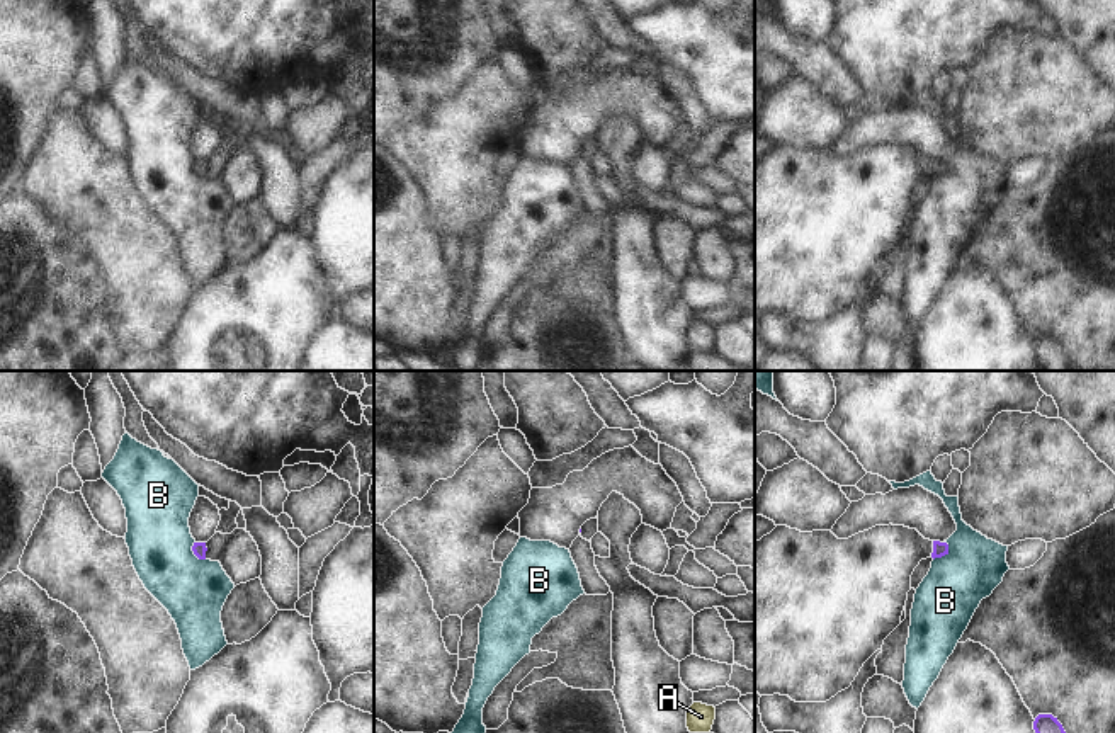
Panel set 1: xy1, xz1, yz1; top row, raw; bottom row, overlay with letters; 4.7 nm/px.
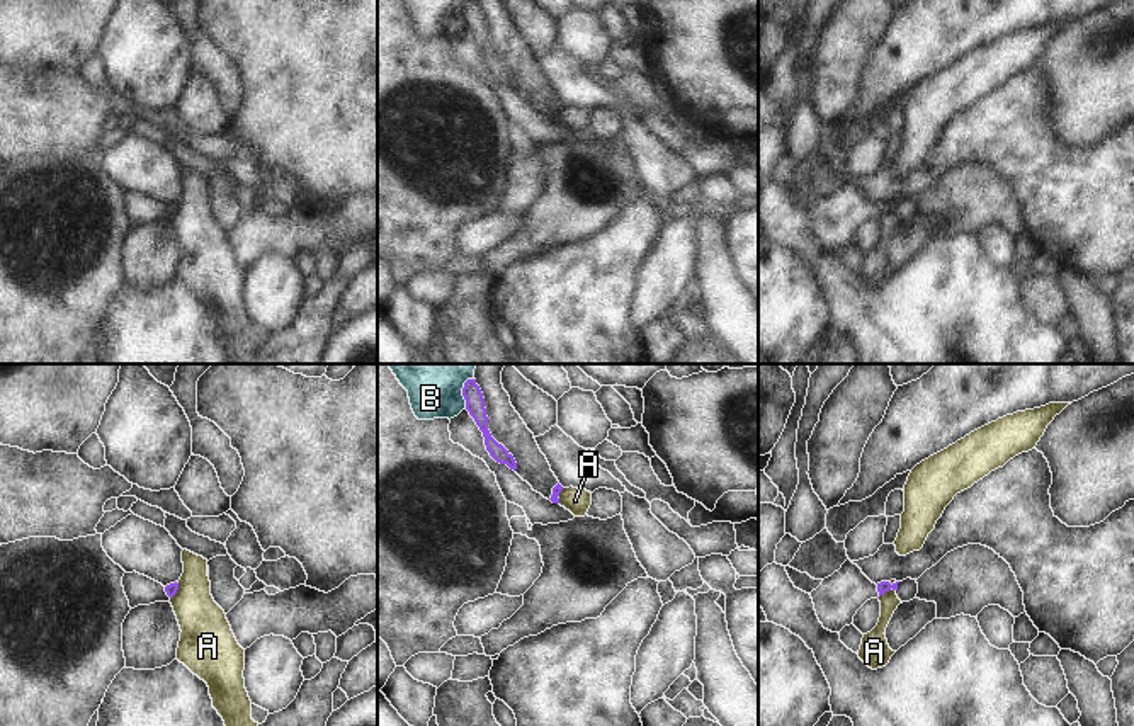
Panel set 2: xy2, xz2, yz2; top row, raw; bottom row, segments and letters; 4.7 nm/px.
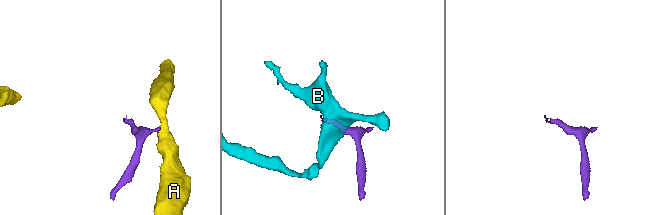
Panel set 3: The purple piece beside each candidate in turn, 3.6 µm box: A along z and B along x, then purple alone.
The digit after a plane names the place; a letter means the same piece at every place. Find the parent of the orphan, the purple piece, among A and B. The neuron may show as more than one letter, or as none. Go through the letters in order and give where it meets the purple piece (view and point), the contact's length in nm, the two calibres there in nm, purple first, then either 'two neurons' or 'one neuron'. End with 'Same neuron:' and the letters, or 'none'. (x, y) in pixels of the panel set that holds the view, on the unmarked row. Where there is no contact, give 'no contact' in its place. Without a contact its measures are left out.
A: contact yz2 (888, 209); length 120 nm; calibres 60 and 110 nm; two neurons
B: contact yz1 (945, 172); length 110 nm; calibres 70 and 300 nm; two neurons
Same neuron: none

